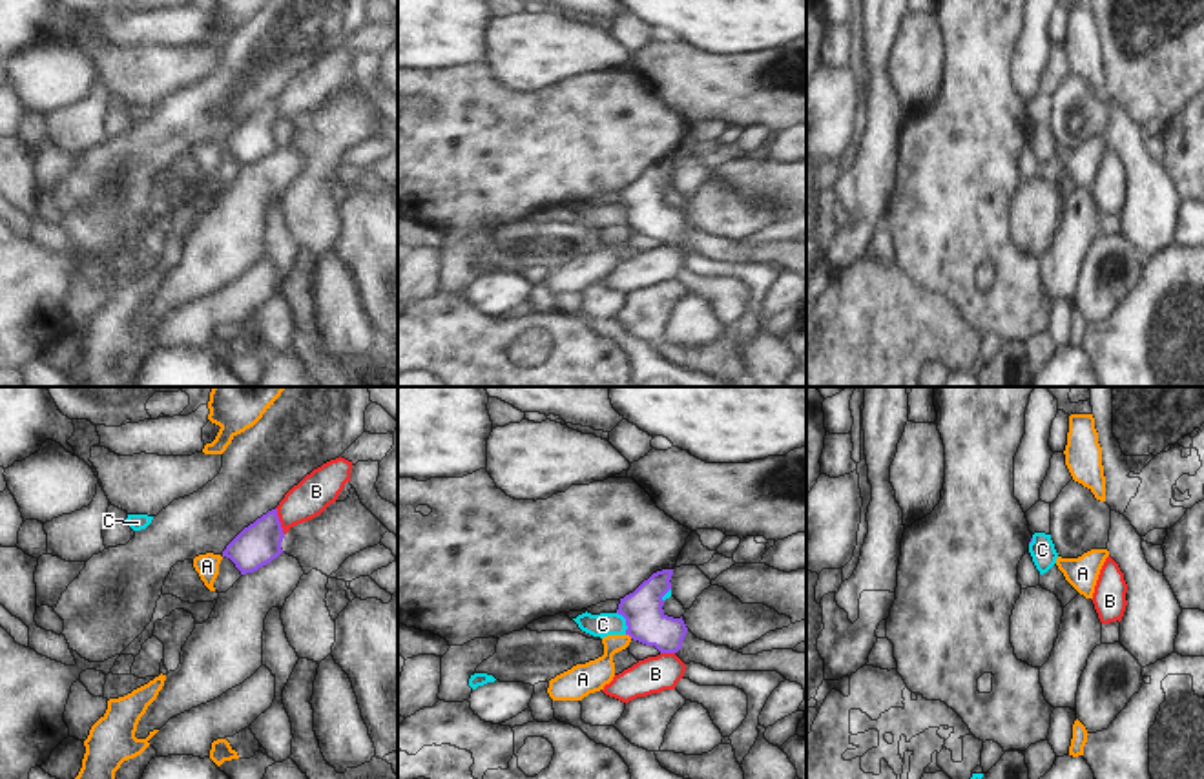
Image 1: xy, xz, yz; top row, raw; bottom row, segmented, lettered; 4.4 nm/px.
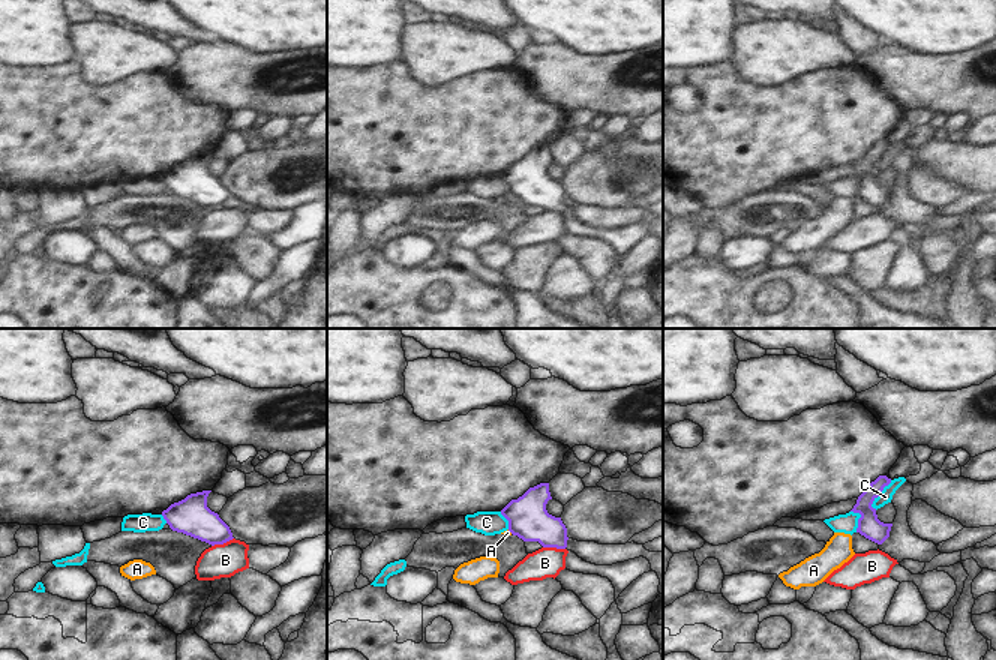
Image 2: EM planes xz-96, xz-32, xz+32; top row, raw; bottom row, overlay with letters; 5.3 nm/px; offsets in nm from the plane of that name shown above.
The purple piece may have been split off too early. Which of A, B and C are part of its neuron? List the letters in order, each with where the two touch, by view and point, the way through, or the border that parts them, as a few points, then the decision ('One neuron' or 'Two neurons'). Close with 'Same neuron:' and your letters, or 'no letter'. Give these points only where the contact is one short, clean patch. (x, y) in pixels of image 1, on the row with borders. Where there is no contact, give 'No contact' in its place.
A: Touches purple at xz (630, 635). Boundary: xz (626, 633), (632, 637). Two neurons
B: Touches purple at xy (278, 520). Boundary: xy (276, 508), (285, 533). Two neurons
C: Touches purple at xz (626, 623). Boundary: xz (617, 612), (624, 619), (626, 633). Two neurons
Same neuron: no letter.

